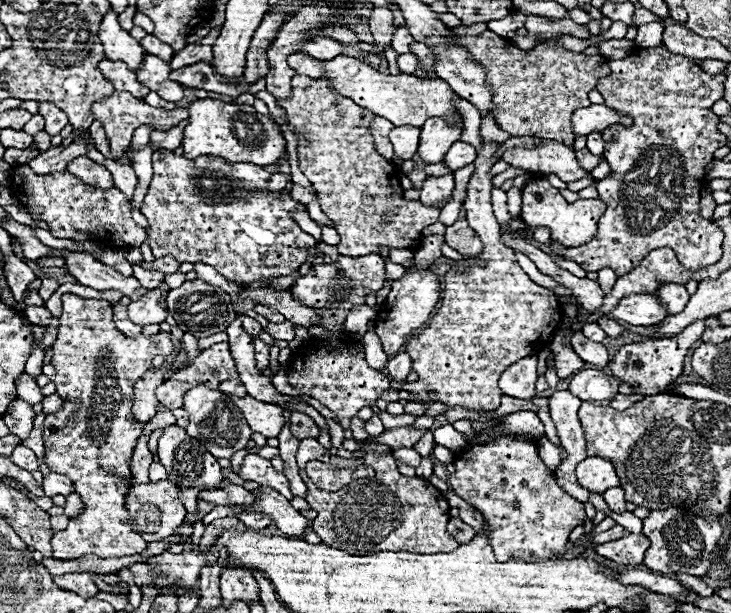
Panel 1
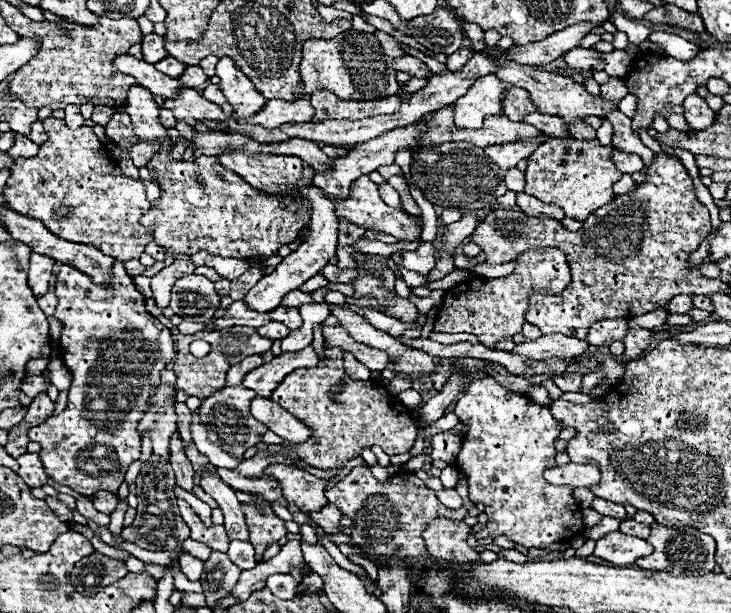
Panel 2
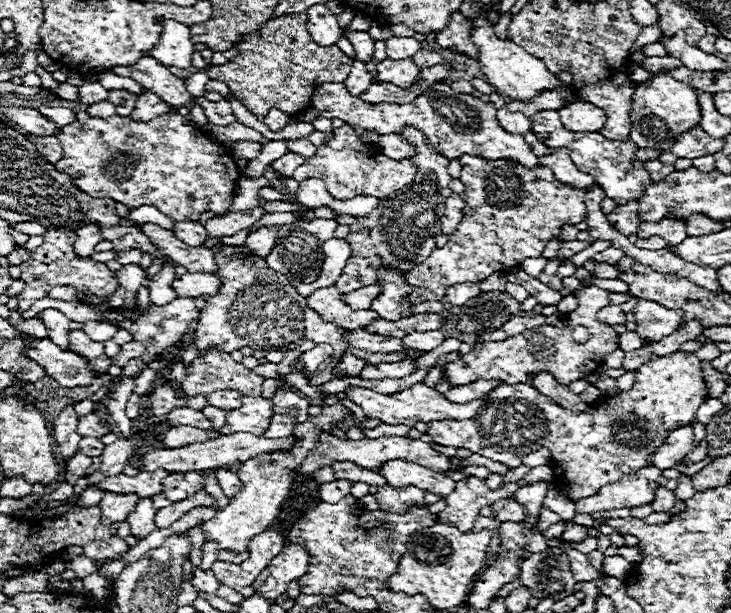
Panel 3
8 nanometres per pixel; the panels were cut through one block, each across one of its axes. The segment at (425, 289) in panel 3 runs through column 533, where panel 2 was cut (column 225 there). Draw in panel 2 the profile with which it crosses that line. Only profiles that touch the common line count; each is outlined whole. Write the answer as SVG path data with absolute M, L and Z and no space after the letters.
M134 84L128 90L124 110L132 118L134 134L142 142L156 140L158 152L148 160L148 170L160 186L160 200L156 206L140 218L140 224L152 230L154 242L164 248L166 254L178 258L182 254L192 256L206 250L224 258L258 258L276 256L280 246L294 242L300 230L310 226L310 206L302 196L302 188L294 188L292 194L264 194L238 174L224 170L216 156L198 156L194 160L174 160L172 140L166 136L166 128L160 124L160 106L152 100L152 94Z

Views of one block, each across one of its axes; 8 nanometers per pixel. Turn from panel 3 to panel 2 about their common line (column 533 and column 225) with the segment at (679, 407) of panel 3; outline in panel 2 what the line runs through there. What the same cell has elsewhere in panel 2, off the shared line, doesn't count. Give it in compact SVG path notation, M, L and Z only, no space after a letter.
M224 386L222 390L210 394L208 398L202 400L200 404L200 418L204 418L208 424L208 440L210 442L240 442L240 456L262 442L264 432L268 430L262 422L256 422L250 414L250 402L256 396L254 390L248 390L244 386Z

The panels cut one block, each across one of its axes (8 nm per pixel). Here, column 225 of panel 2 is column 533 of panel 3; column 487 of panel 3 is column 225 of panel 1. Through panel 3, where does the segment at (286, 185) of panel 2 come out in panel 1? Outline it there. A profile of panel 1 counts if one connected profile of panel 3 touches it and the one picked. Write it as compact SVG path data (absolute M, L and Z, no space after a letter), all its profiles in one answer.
M196 98L186 110L190 114L182 138L182 150L186 158L220 156L228 162L250 162L256 166L268 166L276 164L286 152L286 142L282 136L278 136L274 122L258 114L250 104Z

